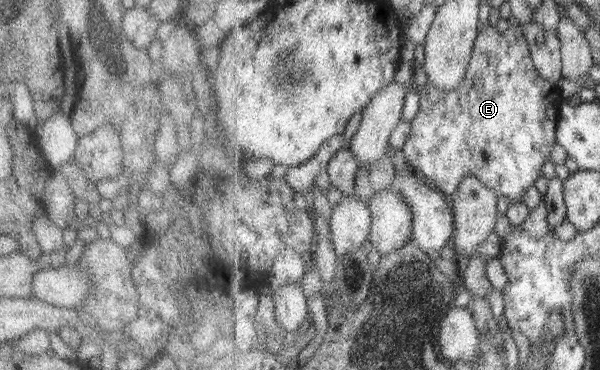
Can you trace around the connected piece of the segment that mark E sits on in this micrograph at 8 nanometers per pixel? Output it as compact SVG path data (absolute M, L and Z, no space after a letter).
M491 19L476 38L468 74L460 87L445 91L427 83L419 93L420 111L412 120L403 156L408 166L423 173L423 179L430 185L451 196L466 177L476 177L512 203L519 203L527 188L536 187L545 162L550 161L553 148L558 144L559 106L565 98L561 97L556 83L545 80L537 70L520 22L501 33Z

